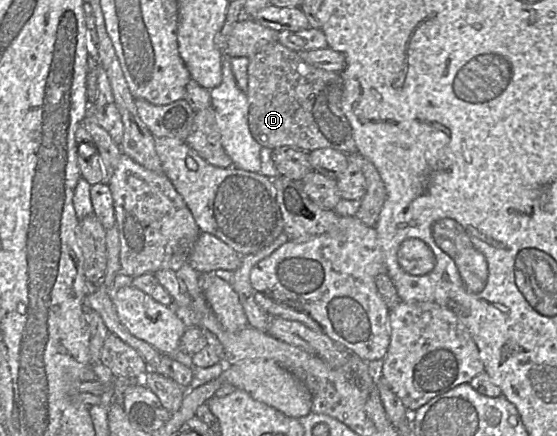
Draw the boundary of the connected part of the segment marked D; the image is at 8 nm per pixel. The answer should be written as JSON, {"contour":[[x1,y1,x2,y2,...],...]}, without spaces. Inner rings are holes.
{"contour":[[273,43,249,57,247,74,248,125,263,148,288,147,306,152,329,148,357,153,351,124,342,110,341,72,316,68,306,63,297,51]]}

